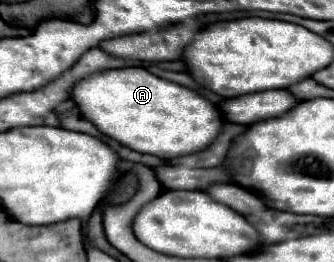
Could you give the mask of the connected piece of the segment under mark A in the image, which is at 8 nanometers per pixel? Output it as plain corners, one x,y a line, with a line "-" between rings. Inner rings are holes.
118,68
96,72
76,82
70,98
104,136
130,150
152,154
162,160
204,150
222,130
222,116
212,102
190,88
162,80
146,68

